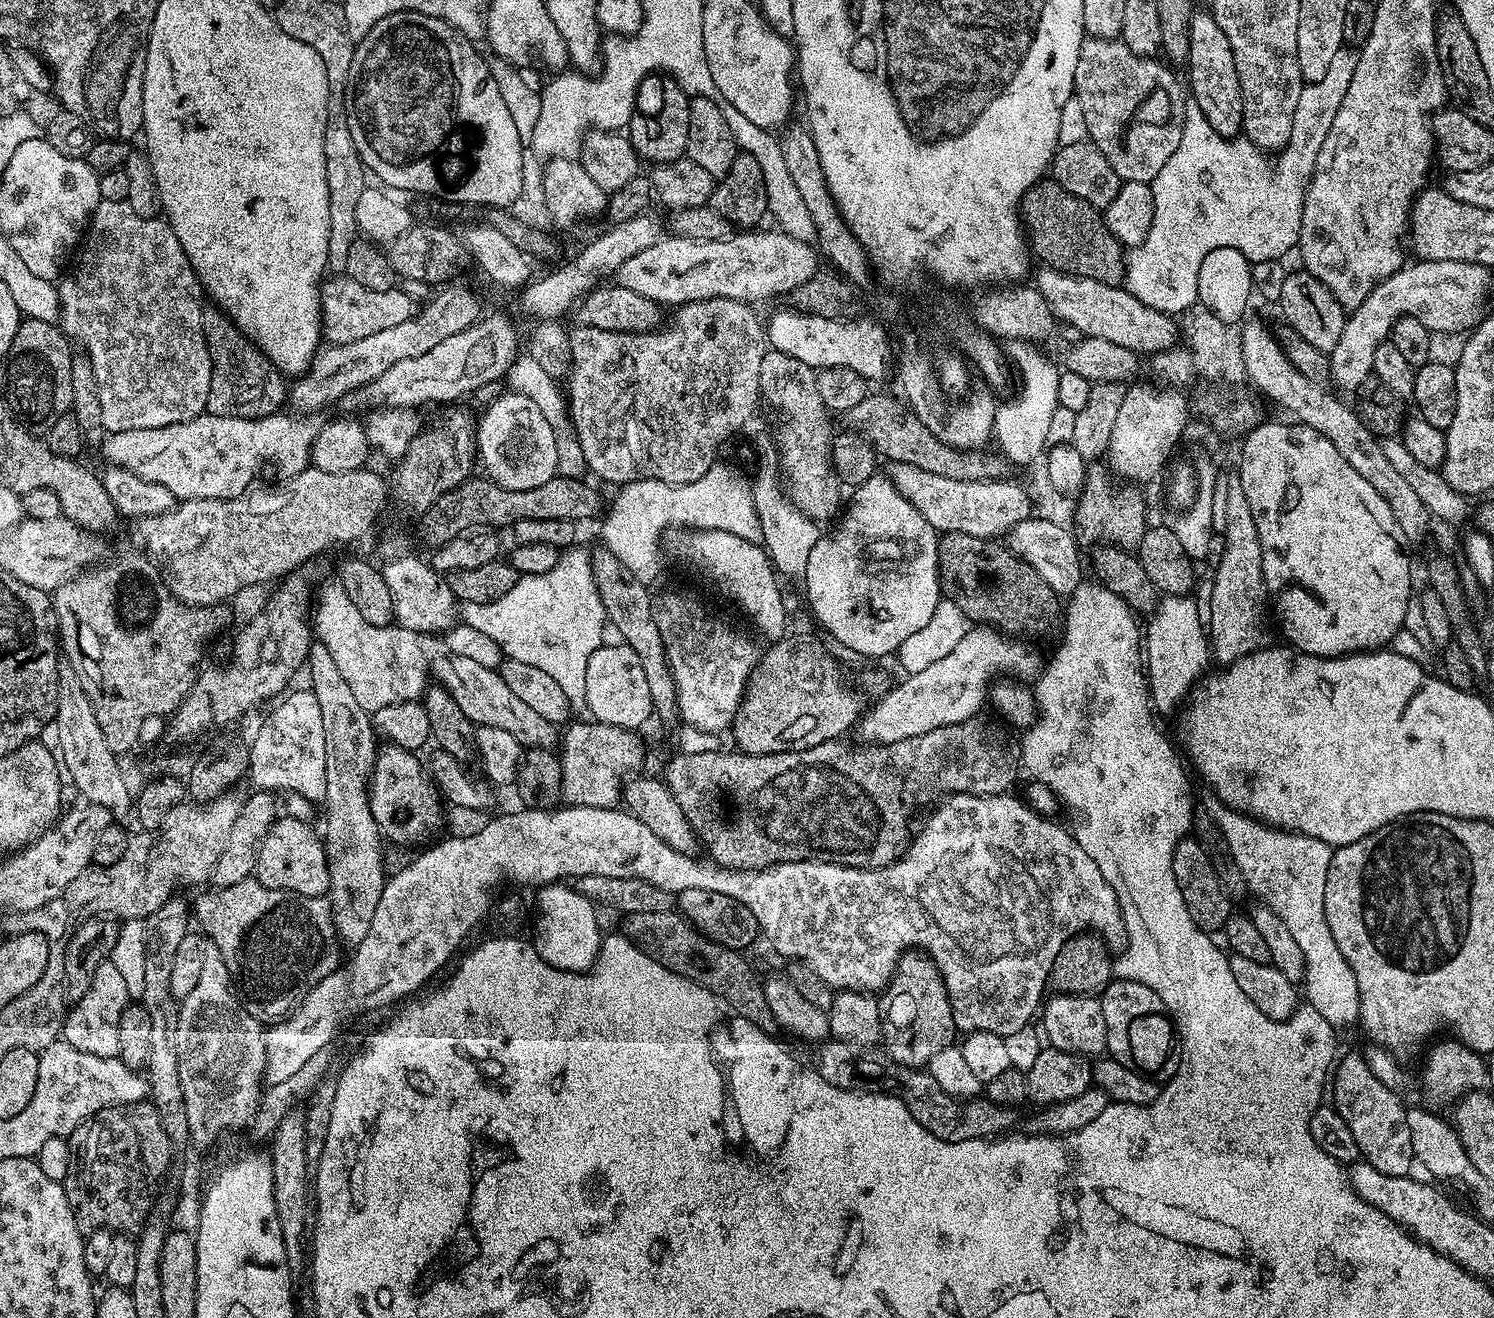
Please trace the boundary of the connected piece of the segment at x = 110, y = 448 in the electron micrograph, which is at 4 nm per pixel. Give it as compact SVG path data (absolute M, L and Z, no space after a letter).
M291 414L284 416L263 416L261 420L246 418L226 418L225 416L202 415L190 422L158 426L146 430L122 430L105 435L102 451L109 465L125 468L146 482L158 482L158 486L166 486L180 500L194 498L218 498L229 500L249 491L253 487L256 475L263 470L264 464L273 464L287 478L298 474L309 467L312 444L322 425L316 414Z

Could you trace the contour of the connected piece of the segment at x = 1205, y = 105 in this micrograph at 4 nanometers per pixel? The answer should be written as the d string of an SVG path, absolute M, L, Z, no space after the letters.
M1193 11L1190 18L1190 54L1186 65L1188 71L1187 91L1191 103L1206 114L1206 122L1214 126L1218 134L1229 138L1241 135L1244 127L1242 114L1242 86L1238 82L1238 70L1234 66L1234 50L1230 50L1230 38L1222 34L1222 26L1213 18L1211 11Z

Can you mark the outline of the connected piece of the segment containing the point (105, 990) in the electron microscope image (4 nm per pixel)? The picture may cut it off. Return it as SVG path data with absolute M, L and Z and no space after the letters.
M105 962L98 966L98 970L94 970L90 990L86 990L86 994L82 994L82 998L67 1009L62 1039L74 1046L74 1050L82 1050L82 1054L98 1054L98 1058L118 1056L118 1018L122 1018L122 1010L129 1002L121 971L111 962Z

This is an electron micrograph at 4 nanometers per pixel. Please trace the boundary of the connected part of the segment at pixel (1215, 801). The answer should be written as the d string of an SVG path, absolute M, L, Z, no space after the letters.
M1205 795L1204 808L1210 819L1216 823L1228 852L1232 855L1231 863L1242 872L1248 883L1249 893L1261 905L1269 907L1278 914L1290 930L1291 937L1298 942L1299 949L1305 958L1305 974L1302 981L1302 992L1306 995L1307 1003L1324 1014L1326 1022L1337 1030L1354 1025L1360 1018L1360 995L1358 994L1358 978L1354 970L1350 970L1350 962L1342 958L1342 950L1338 950L1338 942L1334 942L1334 934L1330 934L1330 922L1326 922L1326 874L1330 874L1330 858L1333 845L1322 842L1318 838L1299 836L1296 832L1286 832L1279 828L1270 828L1260 823L1253 816L1246 816L1242 812L1235 812L1225 804L1221 804L1217 796Z

